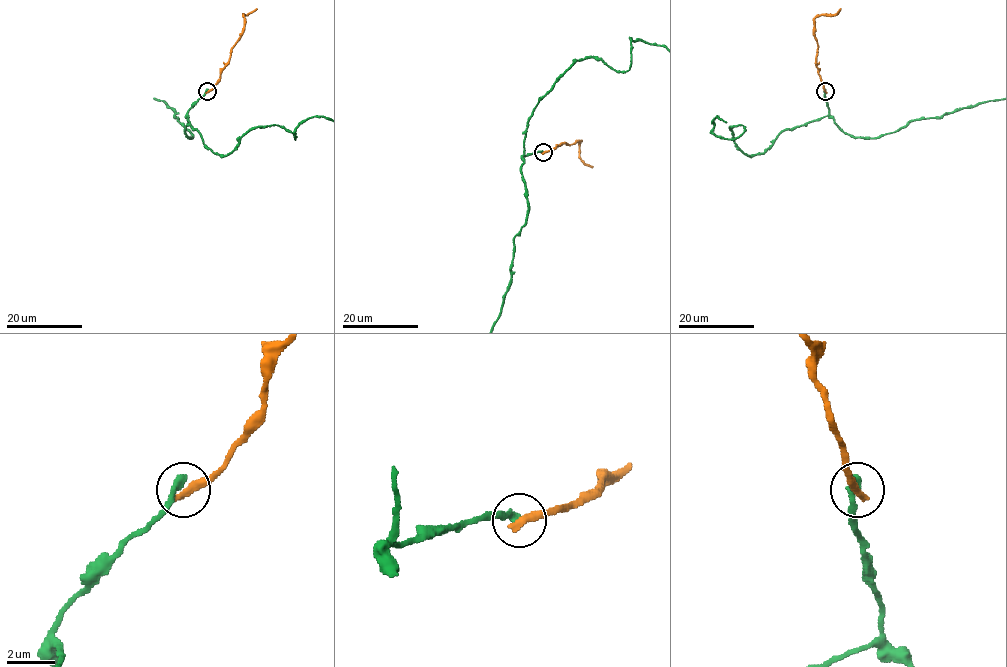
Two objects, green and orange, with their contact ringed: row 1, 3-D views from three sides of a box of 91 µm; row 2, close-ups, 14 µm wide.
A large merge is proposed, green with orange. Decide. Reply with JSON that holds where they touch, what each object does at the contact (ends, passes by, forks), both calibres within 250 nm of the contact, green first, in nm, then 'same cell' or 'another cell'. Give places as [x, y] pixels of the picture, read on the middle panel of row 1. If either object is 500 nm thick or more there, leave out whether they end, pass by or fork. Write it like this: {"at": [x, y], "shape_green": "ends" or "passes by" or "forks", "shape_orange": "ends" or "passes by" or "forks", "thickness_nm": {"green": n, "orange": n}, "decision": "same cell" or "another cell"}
{"at": [543, 152], "shape_green": "ends", "shape_orange": "ends", "thickness_nm": {"green": 380, "orange": 360}, "decision": "another cell"}

